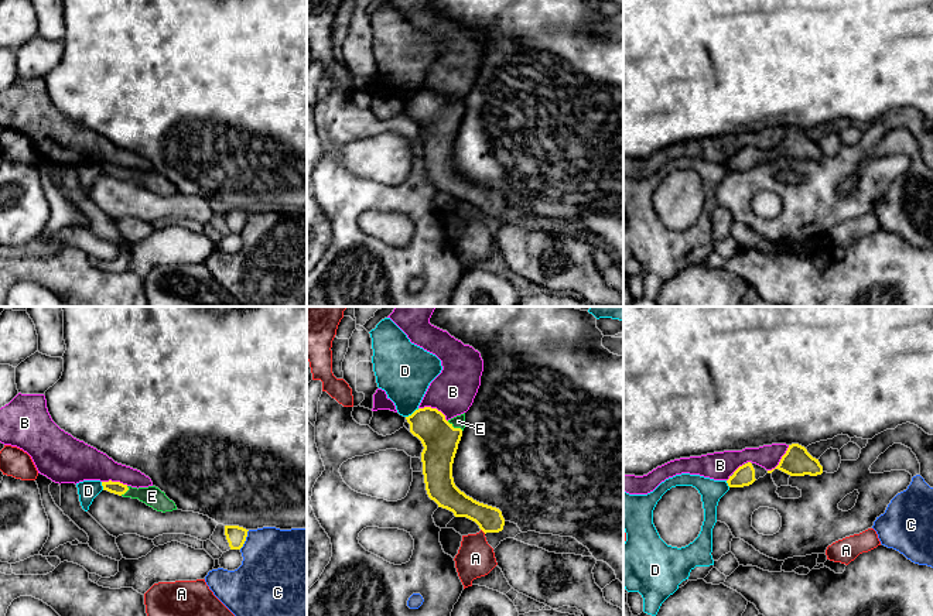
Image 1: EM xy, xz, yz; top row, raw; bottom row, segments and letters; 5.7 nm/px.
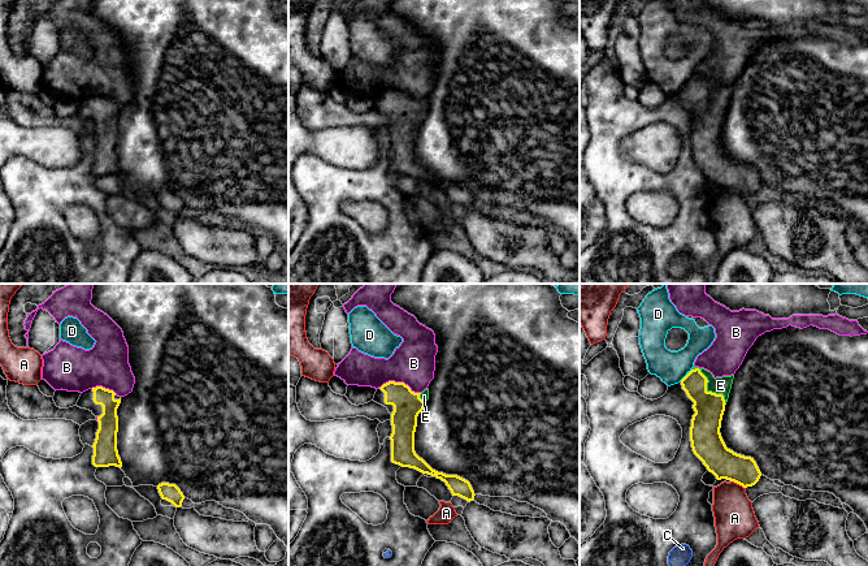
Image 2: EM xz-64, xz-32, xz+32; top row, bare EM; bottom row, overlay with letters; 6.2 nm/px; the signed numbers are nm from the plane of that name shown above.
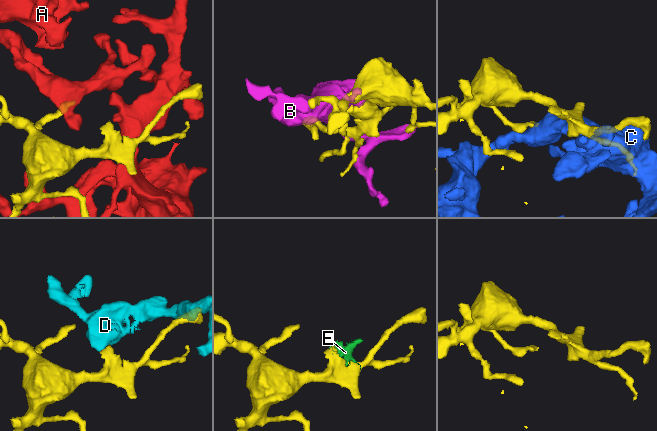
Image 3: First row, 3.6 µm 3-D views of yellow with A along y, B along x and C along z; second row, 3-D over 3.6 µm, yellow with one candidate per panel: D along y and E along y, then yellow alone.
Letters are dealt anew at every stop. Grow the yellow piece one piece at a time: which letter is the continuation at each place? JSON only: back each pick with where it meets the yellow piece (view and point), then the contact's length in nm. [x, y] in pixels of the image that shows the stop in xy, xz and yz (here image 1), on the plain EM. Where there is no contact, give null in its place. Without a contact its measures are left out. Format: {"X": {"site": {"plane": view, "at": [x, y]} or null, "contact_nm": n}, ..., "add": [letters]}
{"E": {"site": {"plane": "xz", "at": [455, 112]}, "contact_nm": 110}, "add": ["E"]}

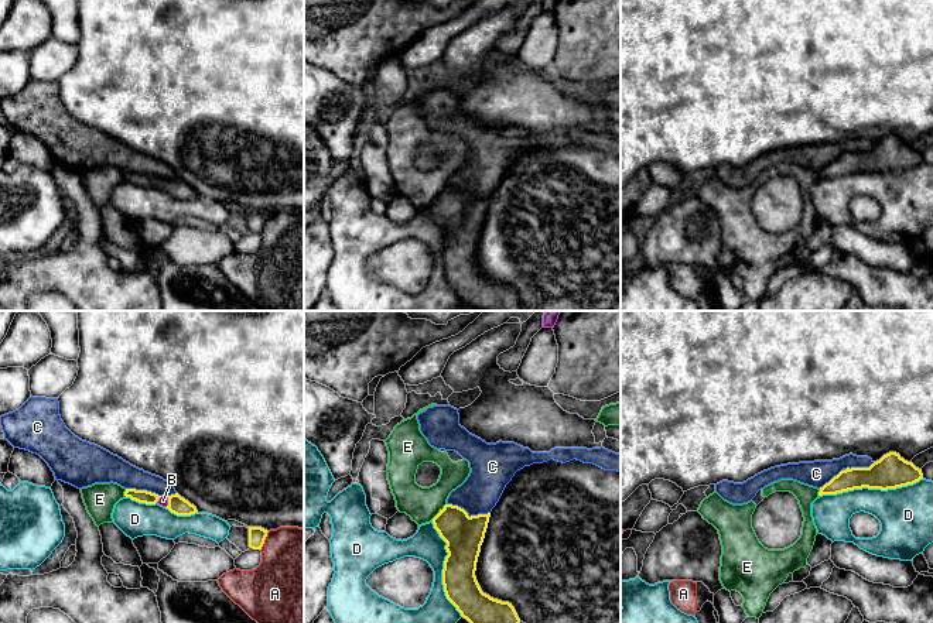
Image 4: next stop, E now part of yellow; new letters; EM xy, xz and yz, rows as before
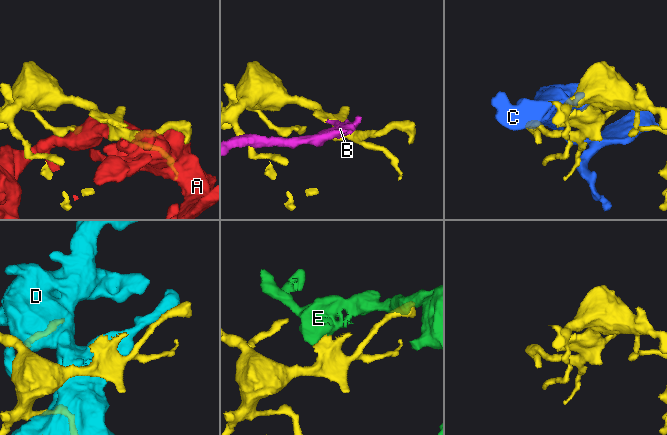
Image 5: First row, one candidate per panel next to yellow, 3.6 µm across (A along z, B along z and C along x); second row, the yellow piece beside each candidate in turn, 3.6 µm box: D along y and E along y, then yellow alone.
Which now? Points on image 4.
{"B": {"site": {"plane": "xy", "at": [168, 185]}, "contact_nm": 70}, "add": ["B"]}

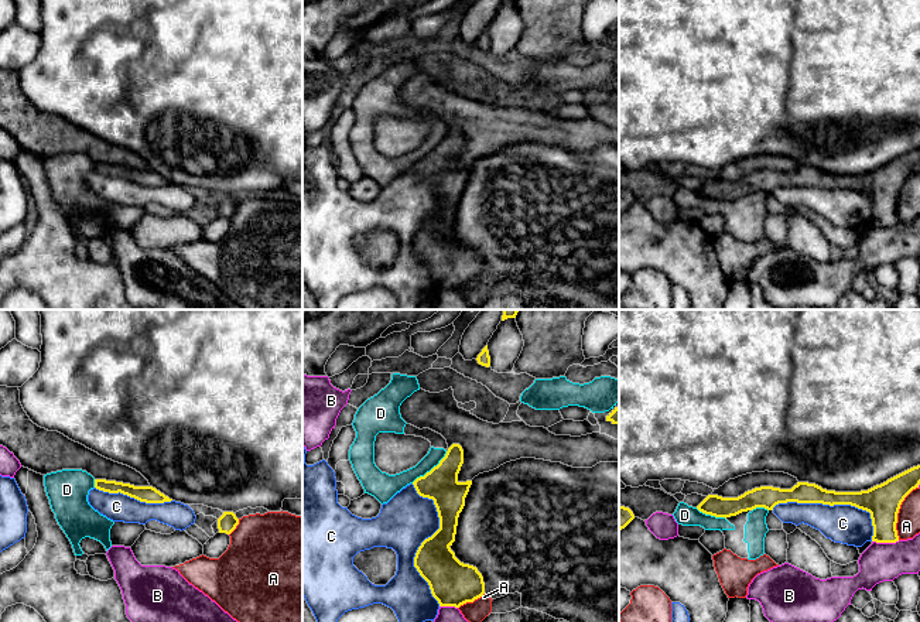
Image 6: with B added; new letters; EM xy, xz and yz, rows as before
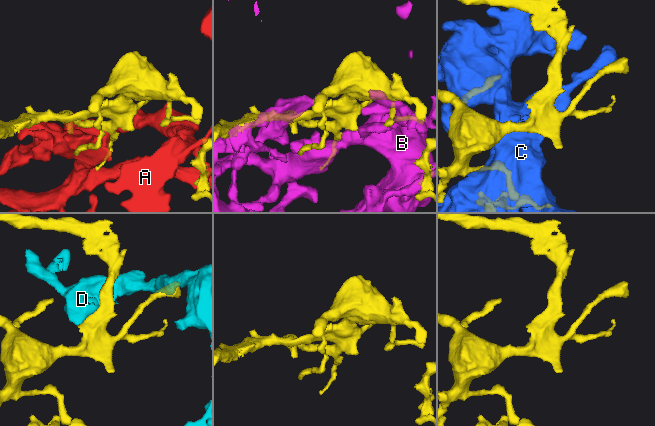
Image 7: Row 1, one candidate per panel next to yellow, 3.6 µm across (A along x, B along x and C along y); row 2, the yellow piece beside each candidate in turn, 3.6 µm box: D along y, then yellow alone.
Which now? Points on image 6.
{"add": []}

